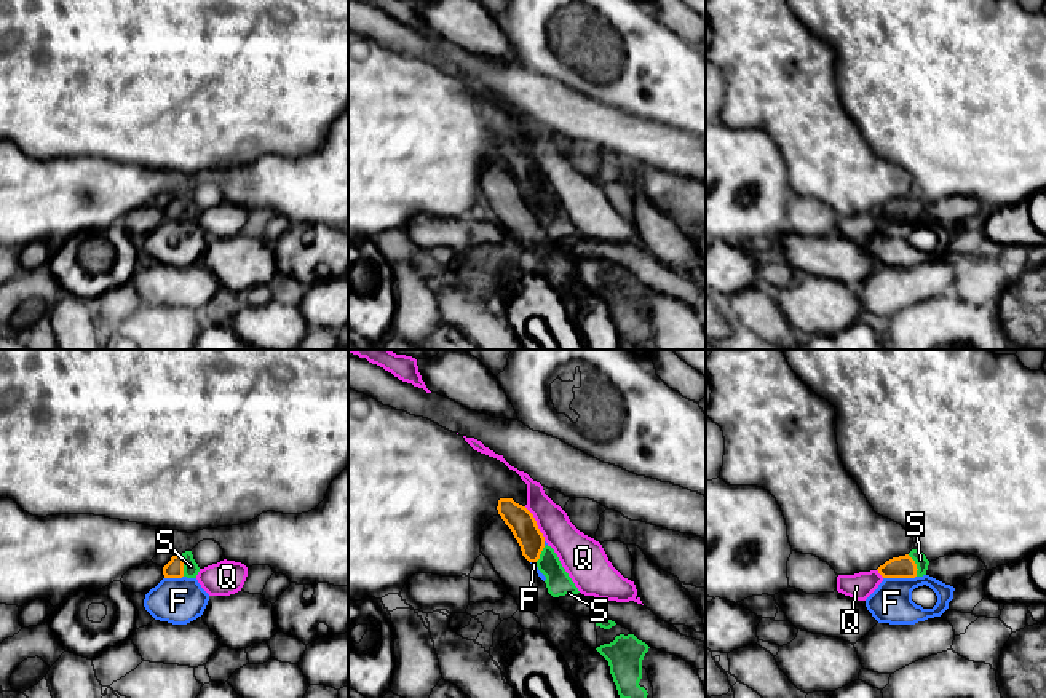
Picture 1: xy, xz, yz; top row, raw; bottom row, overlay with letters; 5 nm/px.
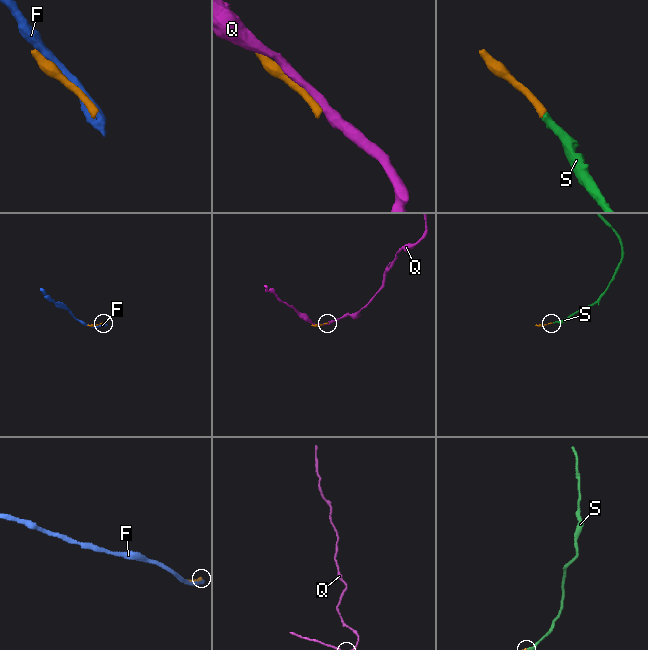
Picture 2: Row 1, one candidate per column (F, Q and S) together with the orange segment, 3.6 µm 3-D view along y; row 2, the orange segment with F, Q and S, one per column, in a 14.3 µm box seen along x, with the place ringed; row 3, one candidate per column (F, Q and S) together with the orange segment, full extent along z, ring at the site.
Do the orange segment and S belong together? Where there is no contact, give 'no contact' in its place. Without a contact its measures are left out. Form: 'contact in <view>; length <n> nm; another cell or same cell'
contact in xy; length 110 nm; same cell

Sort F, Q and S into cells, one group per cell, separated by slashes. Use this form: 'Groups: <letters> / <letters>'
Groups: F / Q / S

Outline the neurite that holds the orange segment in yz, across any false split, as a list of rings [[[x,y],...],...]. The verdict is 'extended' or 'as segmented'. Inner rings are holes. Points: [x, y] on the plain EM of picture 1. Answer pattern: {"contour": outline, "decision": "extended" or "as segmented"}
{"contour": [[[912,192],[905,198],[893,200],[877,212],[883,220],[915,220],[926,217],[929,203],[918,192]]], "decision": "extended"}

